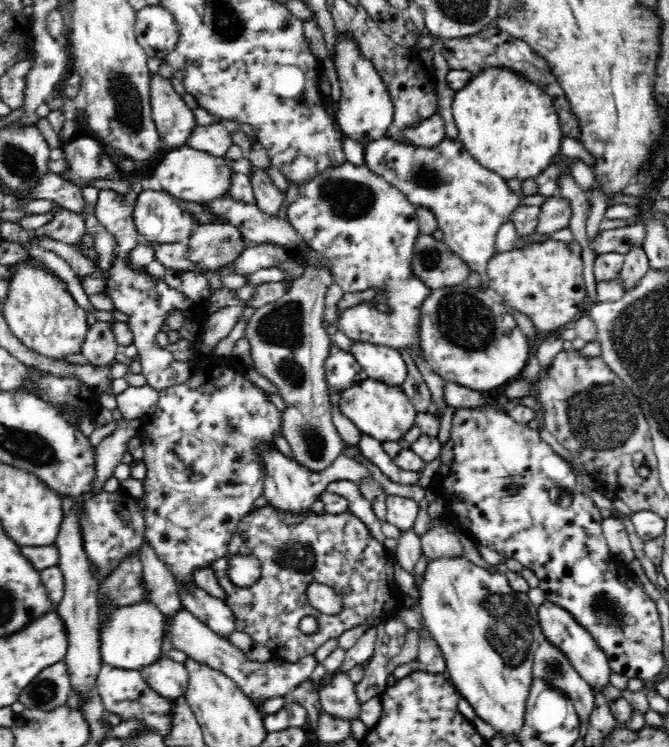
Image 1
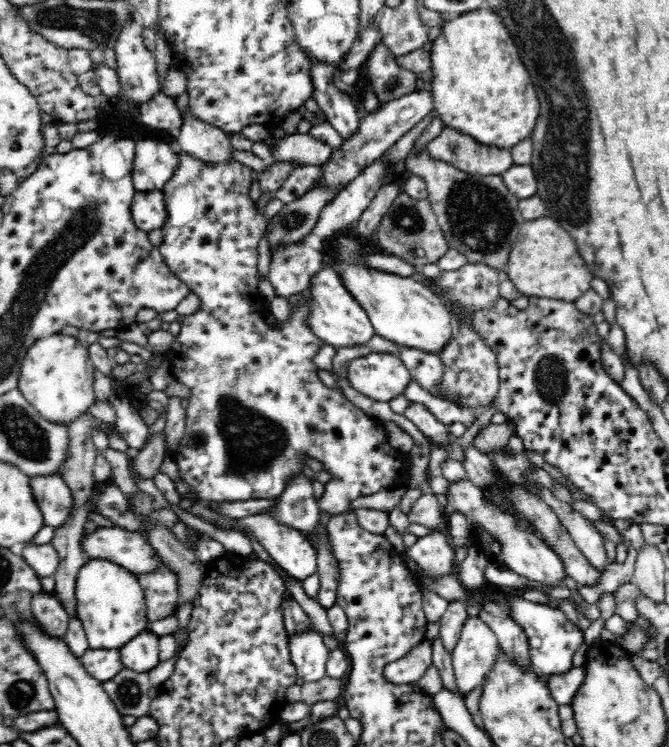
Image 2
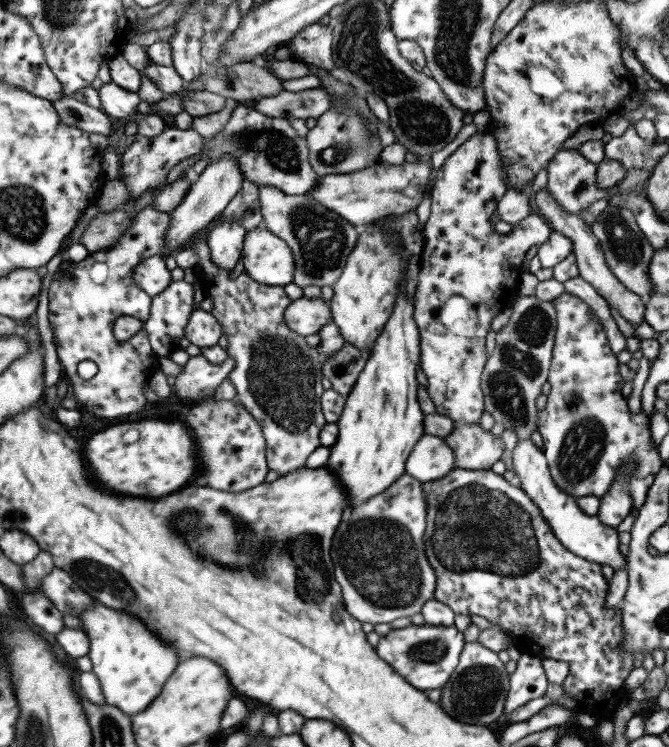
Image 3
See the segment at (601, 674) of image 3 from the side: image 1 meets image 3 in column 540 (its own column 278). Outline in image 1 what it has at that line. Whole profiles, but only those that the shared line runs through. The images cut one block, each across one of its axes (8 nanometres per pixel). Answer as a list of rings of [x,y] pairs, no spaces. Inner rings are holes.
[[[266,504],[256,511],[251,511],[240,520],[228,545],[228,553],[230,556],[254,555],[262,563],[262,574],[254,586],[236,586],[226,578],[226,566],[209,566],[216,573],[217,581],[226,593],[224,601],[233,612],[235,630],[249,634],[258,644],[270,648],[275,657],[284,658],[290,663],[299,662],[306,655],[316,652],[325,642],[338,638],[346,630],[366,620],[382,615],[381,622],[394,618],[394,615],[405,608],[405,602],[408,600],[408,596],[402,592],[394,579],[395,553],[388,552],[384,545],[374,538],[373,534],[370,534],[366,523],[350,512],[318,514],[308,510],[306,514],[297,516],[297,514],[283,514],[273,506]],[[242,534],[249,536],[249,543],[244,543],[240,539]],[[312,582],[326,584],[336,591],[342,599],[340,614],[327,615],[310,604],[306,597],[306,590]],[[304,616],[316,618],[319,629],[315,633],[309,635],[300,631],[298,624]]]

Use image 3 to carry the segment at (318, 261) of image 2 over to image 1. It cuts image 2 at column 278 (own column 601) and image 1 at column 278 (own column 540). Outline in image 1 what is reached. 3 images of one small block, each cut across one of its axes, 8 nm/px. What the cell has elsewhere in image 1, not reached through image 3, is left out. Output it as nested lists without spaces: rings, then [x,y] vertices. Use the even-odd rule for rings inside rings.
[[[252,166],[248,178],[251,180],[258,209],[268,216],[277,216],[282,209],[285,196],[274,186],[266,171]]]

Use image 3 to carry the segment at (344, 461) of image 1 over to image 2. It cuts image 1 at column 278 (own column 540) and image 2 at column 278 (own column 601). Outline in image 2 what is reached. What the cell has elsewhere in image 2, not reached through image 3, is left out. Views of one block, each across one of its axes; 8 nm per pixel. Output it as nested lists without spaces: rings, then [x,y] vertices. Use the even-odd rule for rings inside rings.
[[[182,498],[177,505],[180,506],[184,512],[200,518],[202,522],[210,522],[210,524],[216,526],[216,528],[222,528],[222,530],[239,530],[242,533],[245,532],[244,534],[251,534],[254,540],[262,544],[272,557],[272,560],[274,560],[286,574],[300,582],[317,572],[317,548],[310,543],[310,539],[308,539],[307,536],[308,534],[278,522],[278,519],[276,519],[274,515],[270,515],[270,513],[230,519],[228,517],[222,517],[222,515],[218,515],[214,509],[204,507],[204,505],[200,505],[200,503],[194,503],[190,499]]]

